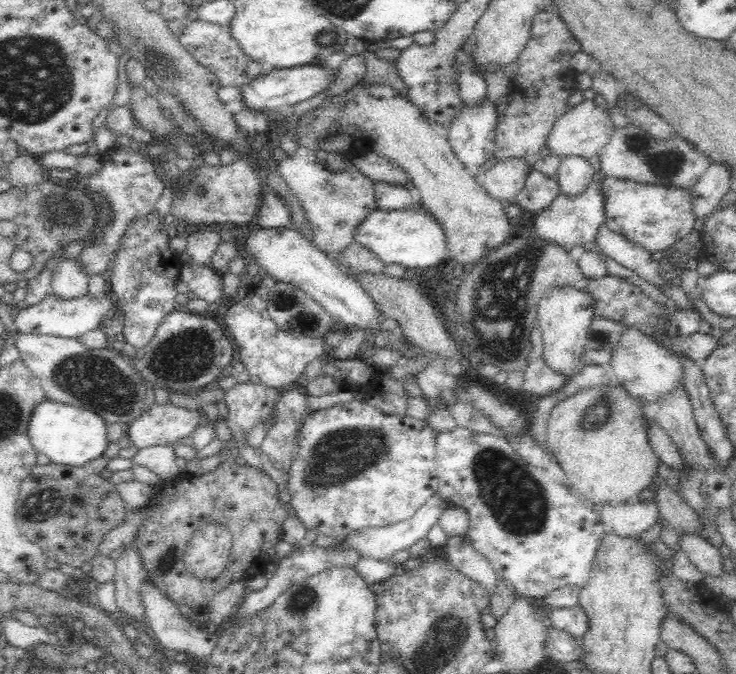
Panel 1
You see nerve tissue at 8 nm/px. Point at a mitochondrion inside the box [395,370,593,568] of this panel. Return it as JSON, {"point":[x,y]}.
{"point":[515,497]}

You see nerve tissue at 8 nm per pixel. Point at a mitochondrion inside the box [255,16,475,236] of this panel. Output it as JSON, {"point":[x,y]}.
{"point":[325,37]}

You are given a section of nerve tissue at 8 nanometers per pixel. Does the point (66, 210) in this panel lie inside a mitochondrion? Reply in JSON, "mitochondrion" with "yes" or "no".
{"mitochondrion":"yes"}

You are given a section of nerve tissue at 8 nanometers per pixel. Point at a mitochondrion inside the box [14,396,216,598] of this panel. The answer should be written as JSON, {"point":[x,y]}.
{"point":[43,506]}

